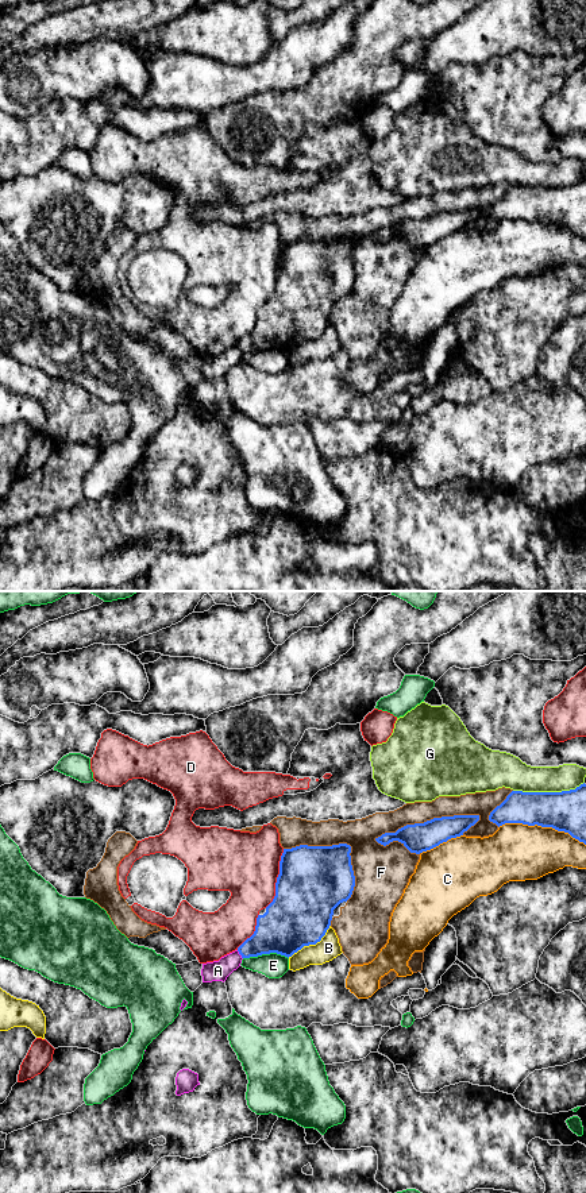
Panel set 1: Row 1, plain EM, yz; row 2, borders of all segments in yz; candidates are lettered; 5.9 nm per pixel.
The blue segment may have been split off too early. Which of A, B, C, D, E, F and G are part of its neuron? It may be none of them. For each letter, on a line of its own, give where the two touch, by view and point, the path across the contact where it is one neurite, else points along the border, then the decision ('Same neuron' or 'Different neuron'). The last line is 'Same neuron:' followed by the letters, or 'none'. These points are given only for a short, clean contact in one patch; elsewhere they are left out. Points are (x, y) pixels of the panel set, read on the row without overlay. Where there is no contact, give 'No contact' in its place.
A: Touches blue at yz (239, 348). Boundary: yz (236, 346), (242, 354). Different neuron
B: Touches blue at yz (311, 339). Different neuron
C: Touches blue at yz (542, 222). Different neuron
D: Touches blue at yz (277, 274). Different neuron
E: Touches blue at yz (265, 348). Different neuron
F: Touches blue at yz (427, 216). Different neuron
G: Touches blue at yz (548, 188). Different neuron
Same neuron: none

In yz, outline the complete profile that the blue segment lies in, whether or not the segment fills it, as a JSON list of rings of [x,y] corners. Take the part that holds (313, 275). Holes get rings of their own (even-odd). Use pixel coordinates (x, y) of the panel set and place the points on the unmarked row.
[[[347,239],[332,242],[300,240],[292,244],[284,244],[279,256],[279,270],[275,278],[275,292],[266,302],[266,308],[263,310],[258,310],[254,329],[238,343],[242,354],[258,352],[270,348],[277,348],[289,354],[304,341],[320,337],[331,321],[334,305],[340,298],[347,297],[354,286],[355,271],[350,248],[351,242]]]

